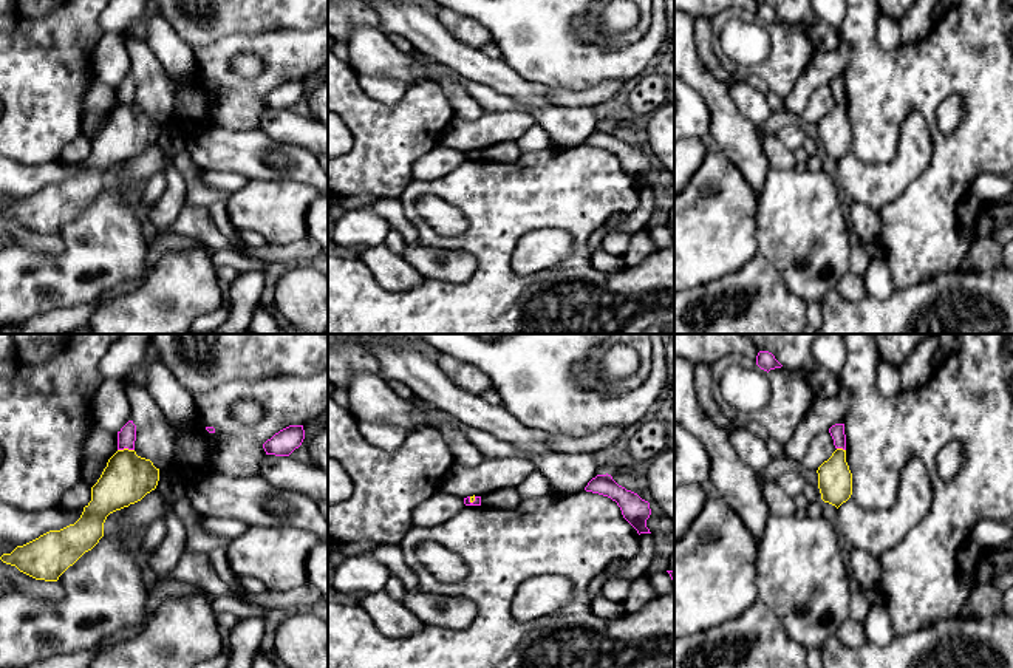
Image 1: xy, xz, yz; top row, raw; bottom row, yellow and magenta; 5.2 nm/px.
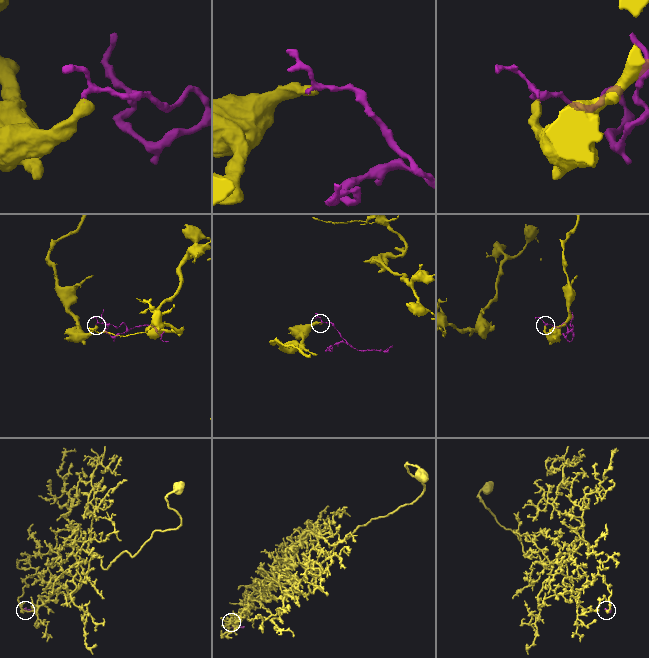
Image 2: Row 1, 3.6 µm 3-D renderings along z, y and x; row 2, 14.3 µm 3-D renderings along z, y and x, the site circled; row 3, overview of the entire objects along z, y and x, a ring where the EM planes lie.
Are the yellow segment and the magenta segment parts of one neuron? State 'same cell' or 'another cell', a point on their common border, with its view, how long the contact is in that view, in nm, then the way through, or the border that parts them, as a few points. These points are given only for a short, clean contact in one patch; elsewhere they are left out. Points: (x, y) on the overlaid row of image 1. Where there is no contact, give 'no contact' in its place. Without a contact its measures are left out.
same cell | xy (126, 449) | 90 nm | across xy (127, 478), (126, 449), (126, 438)

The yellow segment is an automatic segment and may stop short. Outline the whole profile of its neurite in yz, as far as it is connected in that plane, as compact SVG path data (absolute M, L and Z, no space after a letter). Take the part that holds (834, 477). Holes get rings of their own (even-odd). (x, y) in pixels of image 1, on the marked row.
M844 424L832 425L829 433L837 450L817 470L818 489L821 499L838 509L852 495L852 473L846 462Z

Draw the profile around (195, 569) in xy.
M184 549L178 564L159 580L175 580L195 586L206 592L210 600L224 594L235 594L230 584L217 574L212 557Z

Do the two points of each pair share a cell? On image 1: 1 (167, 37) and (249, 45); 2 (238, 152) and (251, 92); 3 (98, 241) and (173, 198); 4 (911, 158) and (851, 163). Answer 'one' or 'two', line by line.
1: two
2: two
3: two
4: one

